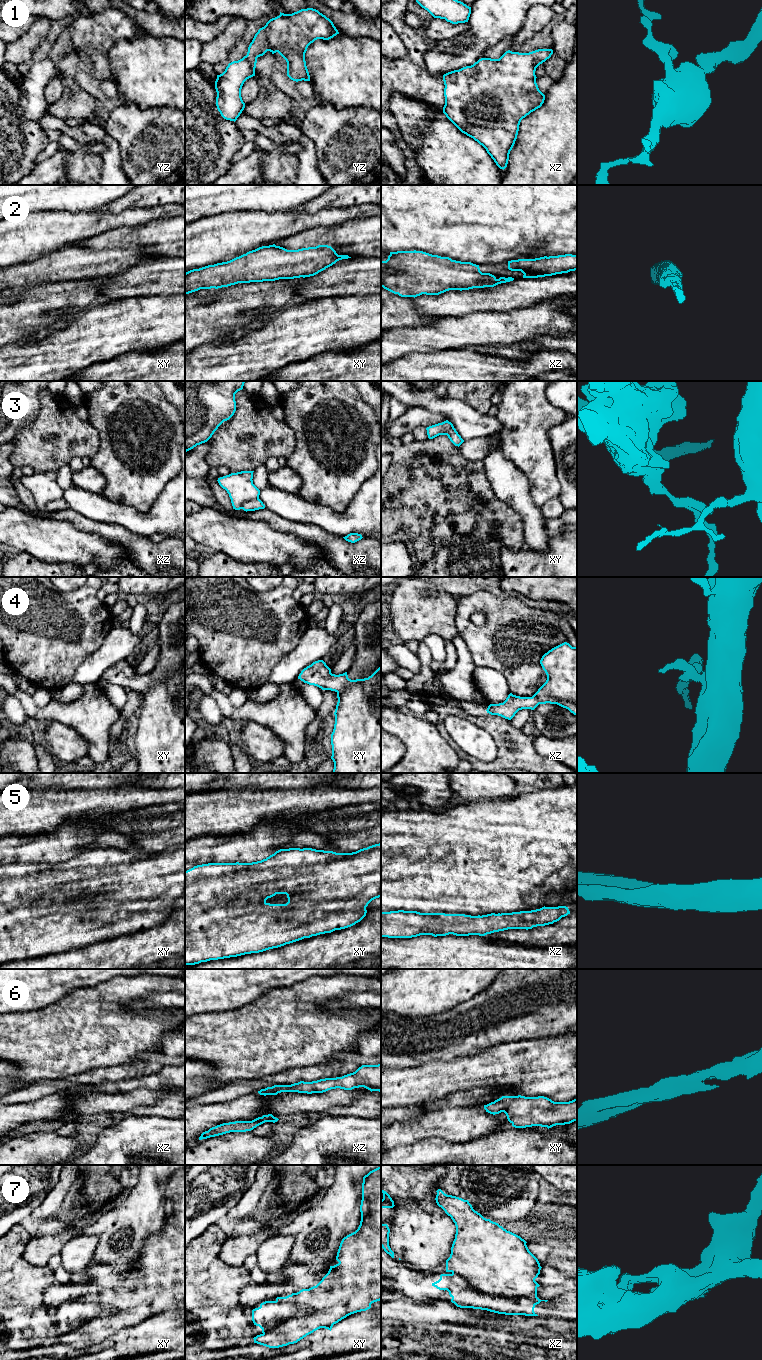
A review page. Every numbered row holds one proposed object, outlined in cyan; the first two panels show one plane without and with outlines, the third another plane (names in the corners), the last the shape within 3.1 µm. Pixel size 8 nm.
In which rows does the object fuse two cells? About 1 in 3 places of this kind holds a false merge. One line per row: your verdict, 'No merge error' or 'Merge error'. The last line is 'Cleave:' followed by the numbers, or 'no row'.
1: No merge error
2: No merge error
3: Merge error
4: No merge error
5: No merge error
6: No merge error
7: Merge error
Cleave: 3, 7

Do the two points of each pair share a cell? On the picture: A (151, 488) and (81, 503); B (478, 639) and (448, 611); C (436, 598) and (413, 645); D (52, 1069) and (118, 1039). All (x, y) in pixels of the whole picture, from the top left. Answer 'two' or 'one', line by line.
A: two
B: two
C: two
D: one

